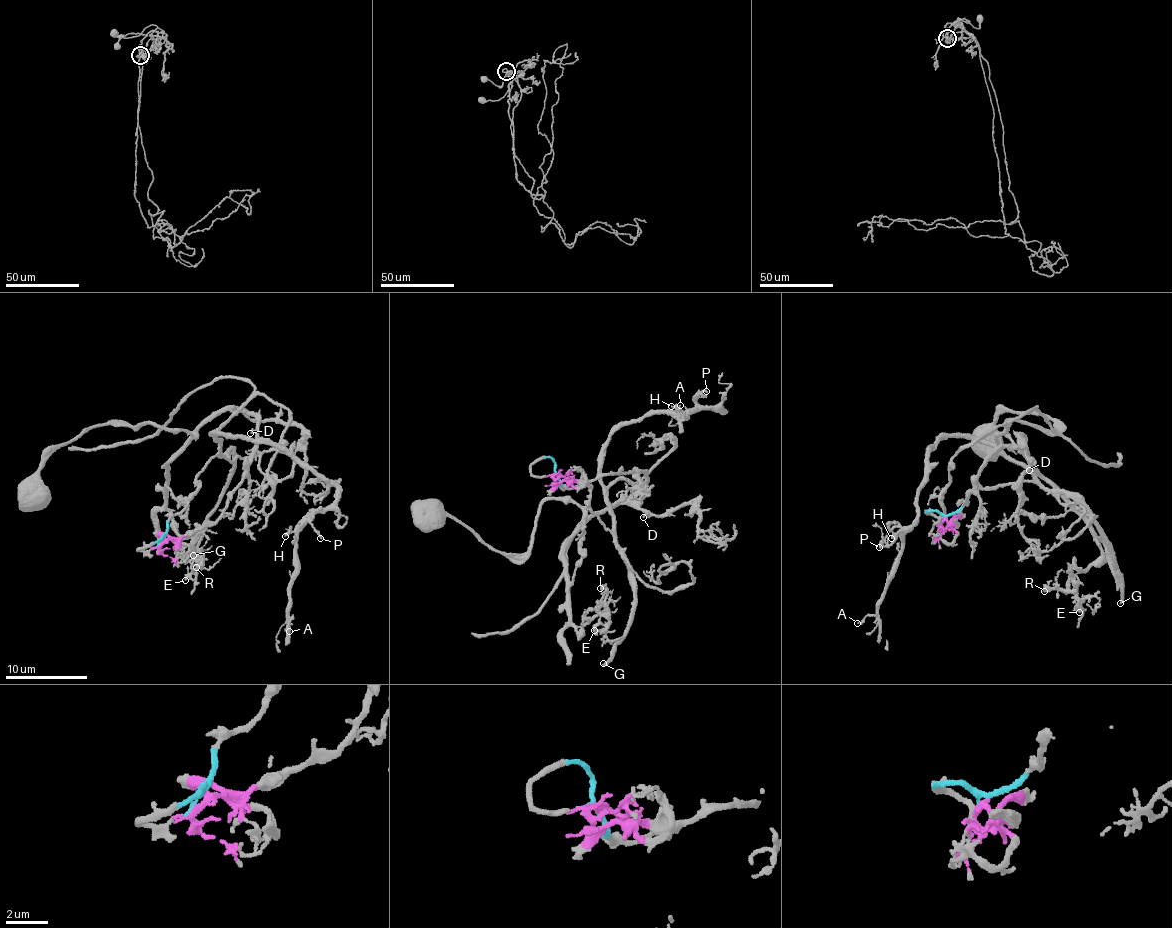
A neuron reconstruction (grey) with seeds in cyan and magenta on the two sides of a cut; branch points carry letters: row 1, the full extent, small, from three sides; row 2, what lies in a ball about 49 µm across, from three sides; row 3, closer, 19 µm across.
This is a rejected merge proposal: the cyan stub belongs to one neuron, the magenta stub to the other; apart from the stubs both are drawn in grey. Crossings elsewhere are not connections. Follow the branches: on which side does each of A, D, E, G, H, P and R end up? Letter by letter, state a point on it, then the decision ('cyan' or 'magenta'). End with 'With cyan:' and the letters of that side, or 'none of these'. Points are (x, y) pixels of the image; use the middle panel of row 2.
A: at (680, 405); cyan
D: at (643, 517); magenta
E: at (594, 630); magenta
G: at (603, 663); cyan
H: at (671, 406); cyan
P: at (706, 391); cyan
R: at (600, 588); magenta
With cyan: A, G, H, P

